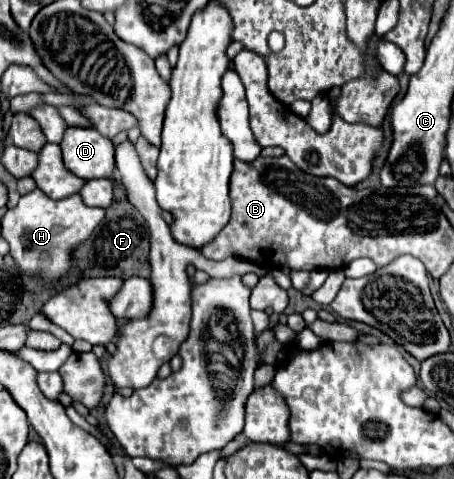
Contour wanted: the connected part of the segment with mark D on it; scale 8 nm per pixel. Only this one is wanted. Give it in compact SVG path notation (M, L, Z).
M68 127L62 139L62 159L76 177L100 179L114 169L114 147L94 127Z

